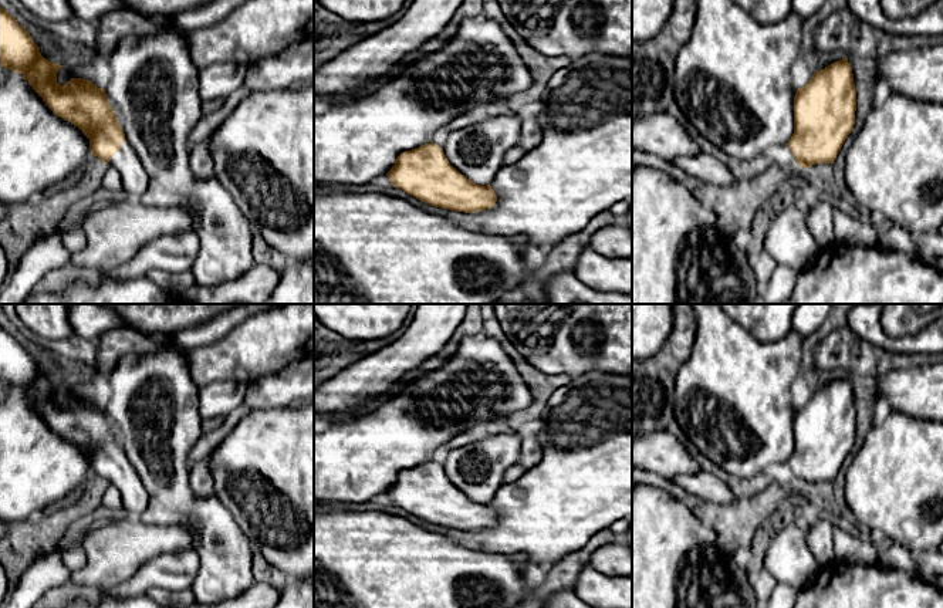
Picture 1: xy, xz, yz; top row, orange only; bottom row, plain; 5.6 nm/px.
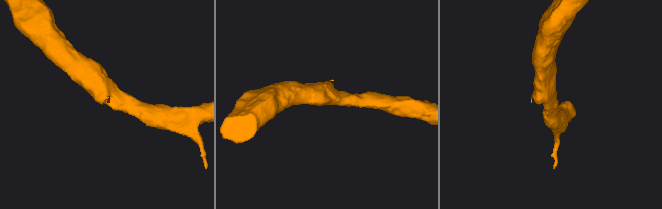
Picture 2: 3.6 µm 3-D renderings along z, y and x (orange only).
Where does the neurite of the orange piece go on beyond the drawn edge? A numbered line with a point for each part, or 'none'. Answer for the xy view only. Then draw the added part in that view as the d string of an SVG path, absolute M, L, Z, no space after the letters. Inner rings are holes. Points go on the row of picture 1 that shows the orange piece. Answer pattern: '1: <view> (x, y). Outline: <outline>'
1: xy (135, 181). Outline: M125 139L121 149L105 166L114 166L122 178L122 195L129 199L141 199L149 186L149 176L136 151Z

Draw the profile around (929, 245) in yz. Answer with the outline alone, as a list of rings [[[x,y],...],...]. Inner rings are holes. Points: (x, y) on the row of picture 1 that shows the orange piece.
[[[923,232],[916,240],[919,260],[926,264],[933,264],[943,257],[943,234],[939,232]]]

